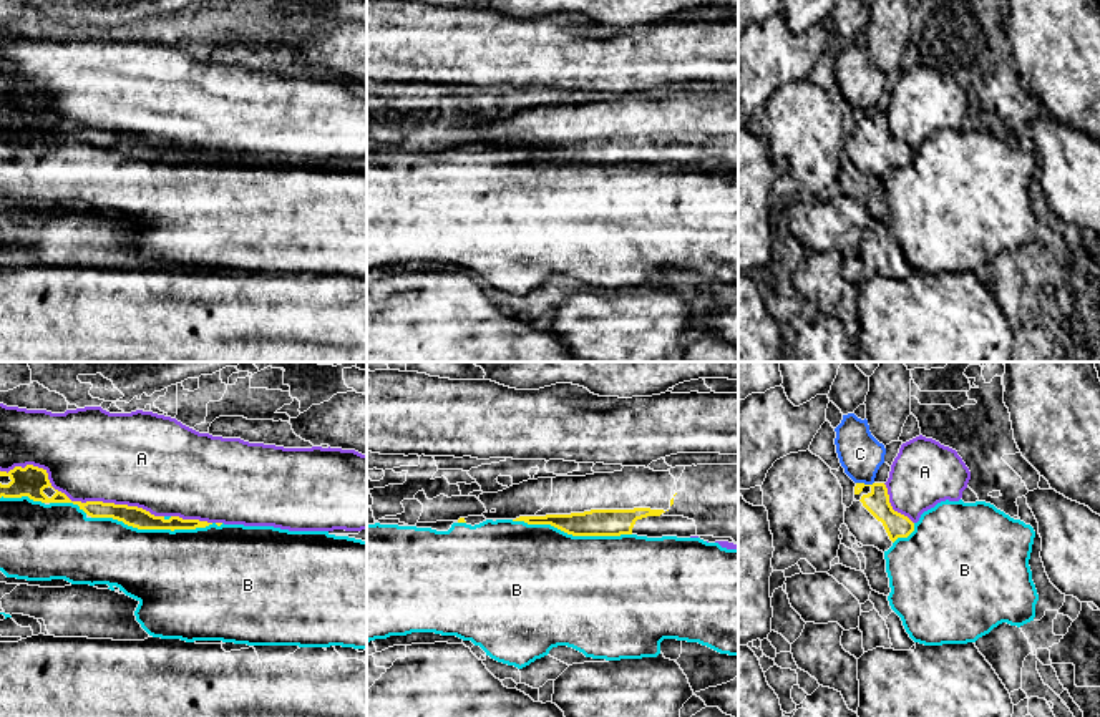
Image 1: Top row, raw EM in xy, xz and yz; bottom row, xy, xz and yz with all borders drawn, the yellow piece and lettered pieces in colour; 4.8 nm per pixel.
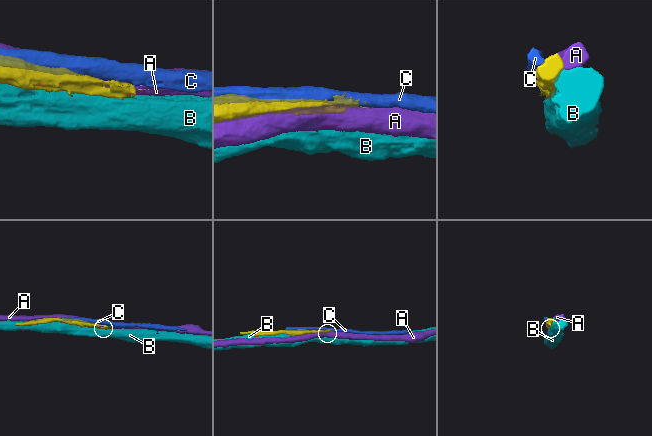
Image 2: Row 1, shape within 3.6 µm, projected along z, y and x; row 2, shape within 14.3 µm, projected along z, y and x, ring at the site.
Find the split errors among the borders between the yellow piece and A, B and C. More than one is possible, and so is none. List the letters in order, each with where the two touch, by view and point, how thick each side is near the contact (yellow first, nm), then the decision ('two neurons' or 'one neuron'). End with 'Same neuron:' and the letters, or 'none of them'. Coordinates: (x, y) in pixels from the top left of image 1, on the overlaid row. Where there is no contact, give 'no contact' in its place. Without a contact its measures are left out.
A: contact xy (78, 502); calibres 140 and 440 nm; two neurons
B: contact xy (158, 528); calibres 100 and 440 nm; two neurons
C: contact yz (863, 483); calibres 120 and 220 nm; two neurons
Same neuron: none of them

